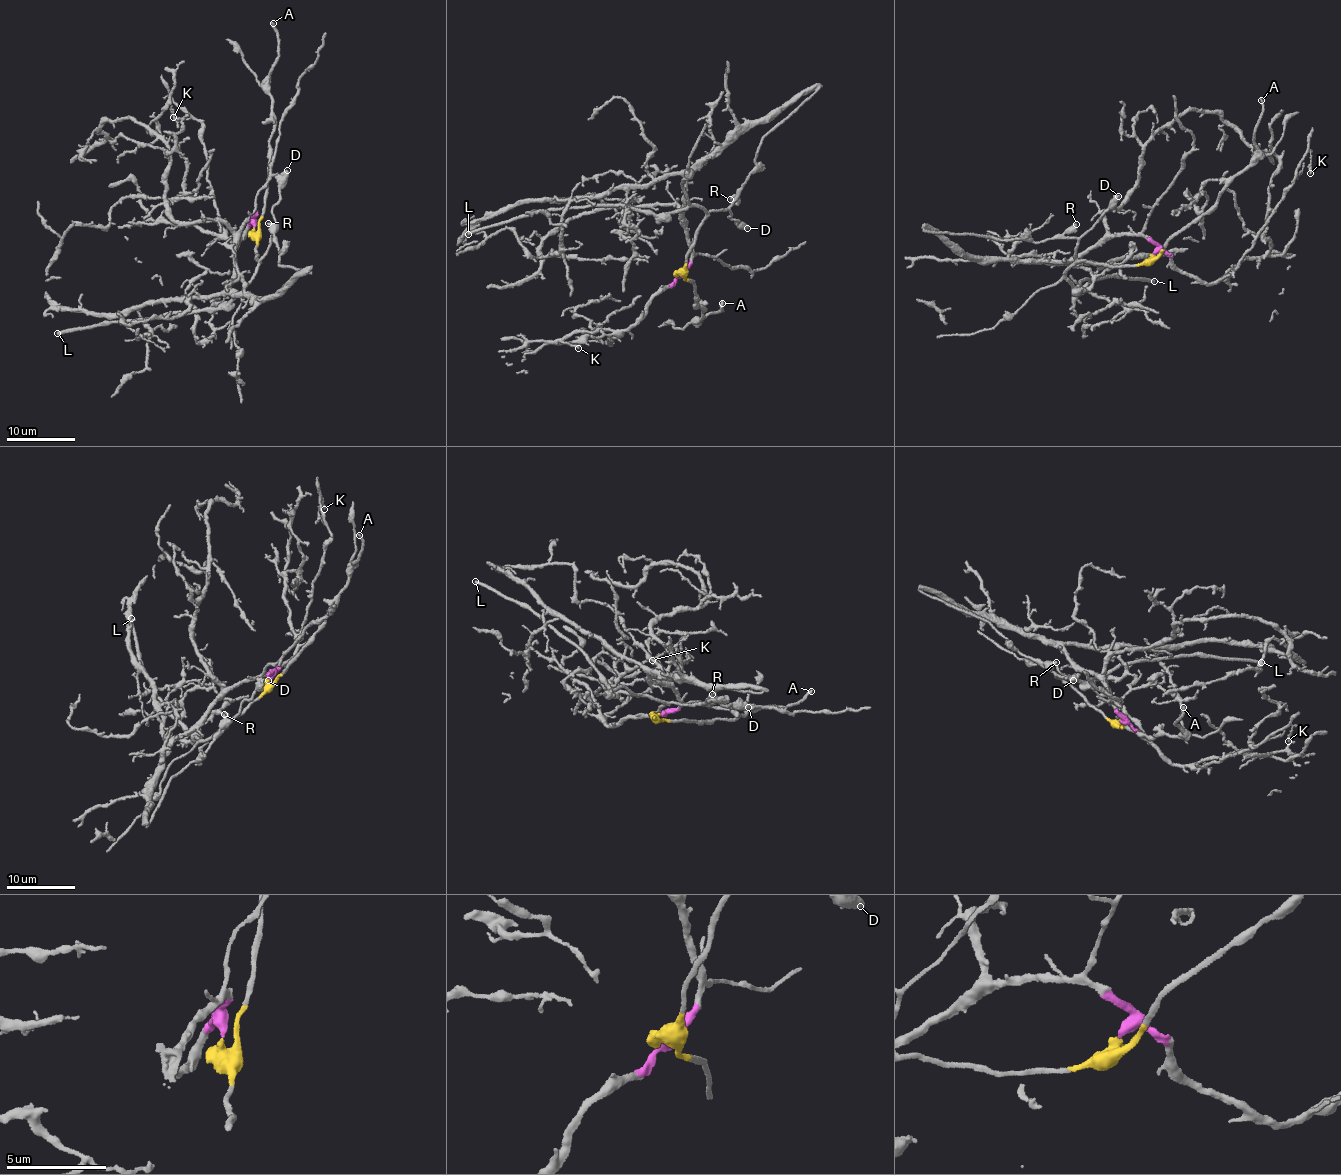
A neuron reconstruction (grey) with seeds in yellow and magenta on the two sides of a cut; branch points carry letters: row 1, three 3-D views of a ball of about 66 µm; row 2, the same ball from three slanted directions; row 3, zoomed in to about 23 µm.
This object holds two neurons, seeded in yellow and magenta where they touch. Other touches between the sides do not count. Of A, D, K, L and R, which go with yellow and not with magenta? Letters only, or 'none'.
A, D, L, R

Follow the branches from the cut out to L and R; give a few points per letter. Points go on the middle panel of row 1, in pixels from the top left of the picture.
L: (681, 271), (696, 230), (707, 214), (694, 206), (663, 214), (620, 205), (595, 204), (536, 209), (467, 233)
R: (681, 271), (697, 227), (706, 215), (713, 210), (723, 211), (736, 195), (729, 200)

